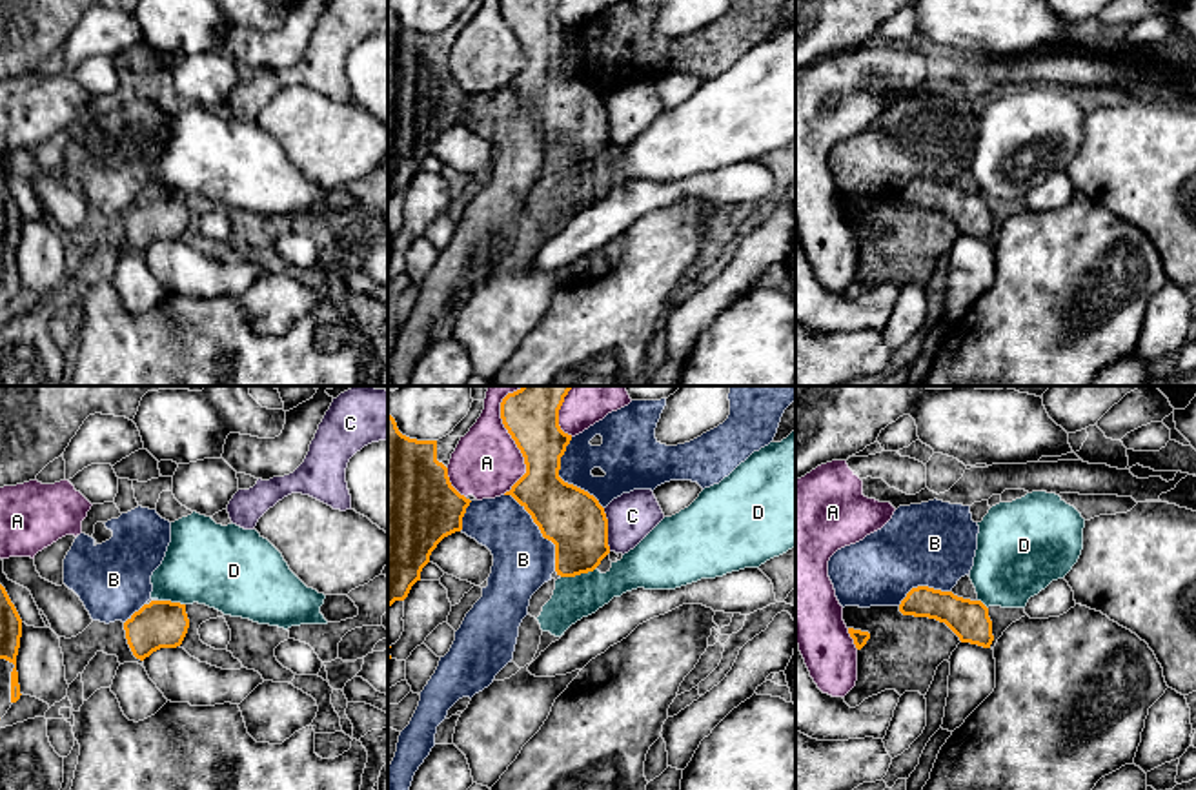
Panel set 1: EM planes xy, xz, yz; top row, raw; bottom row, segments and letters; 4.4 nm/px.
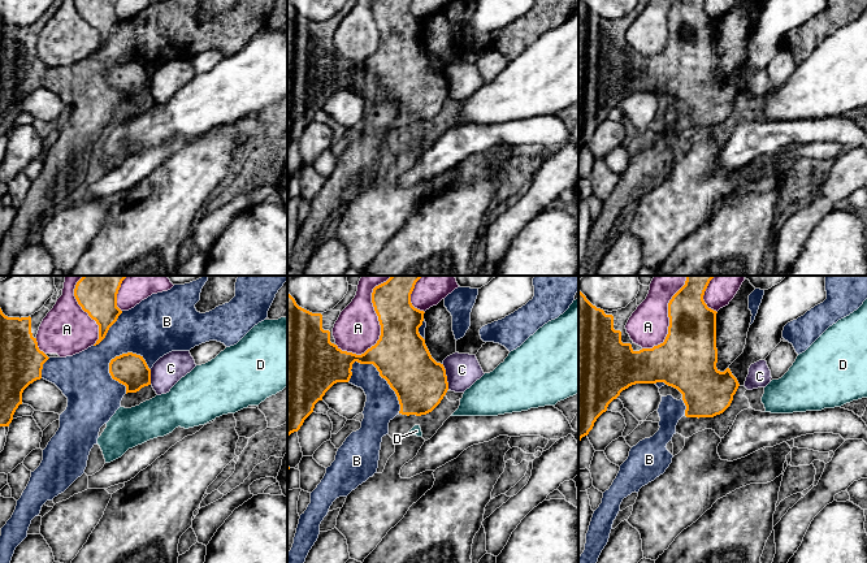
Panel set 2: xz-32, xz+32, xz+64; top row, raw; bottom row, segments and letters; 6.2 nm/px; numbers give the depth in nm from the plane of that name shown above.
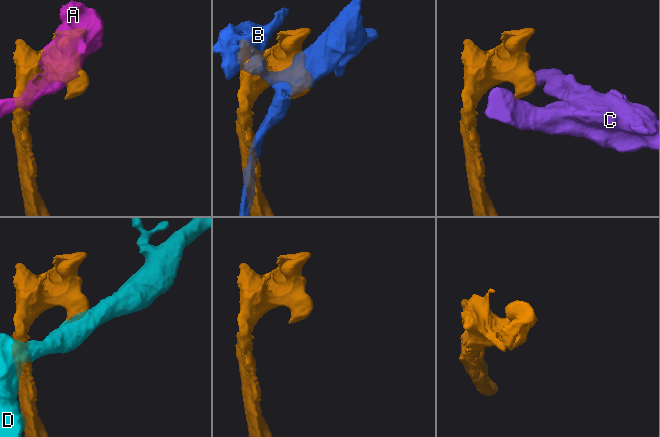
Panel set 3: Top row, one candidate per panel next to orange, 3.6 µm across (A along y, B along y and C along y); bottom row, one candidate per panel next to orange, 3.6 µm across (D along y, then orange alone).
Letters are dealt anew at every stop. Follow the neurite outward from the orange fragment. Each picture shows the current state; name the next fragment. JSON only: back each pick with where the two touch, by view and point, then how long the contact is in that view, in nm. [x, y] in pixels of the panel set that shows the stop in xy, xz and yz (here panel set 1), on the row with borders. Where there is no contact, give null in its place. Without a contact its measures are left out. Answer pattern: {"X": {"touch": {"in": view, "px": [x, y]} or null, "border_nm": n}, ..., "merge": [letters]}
{"merge": []}

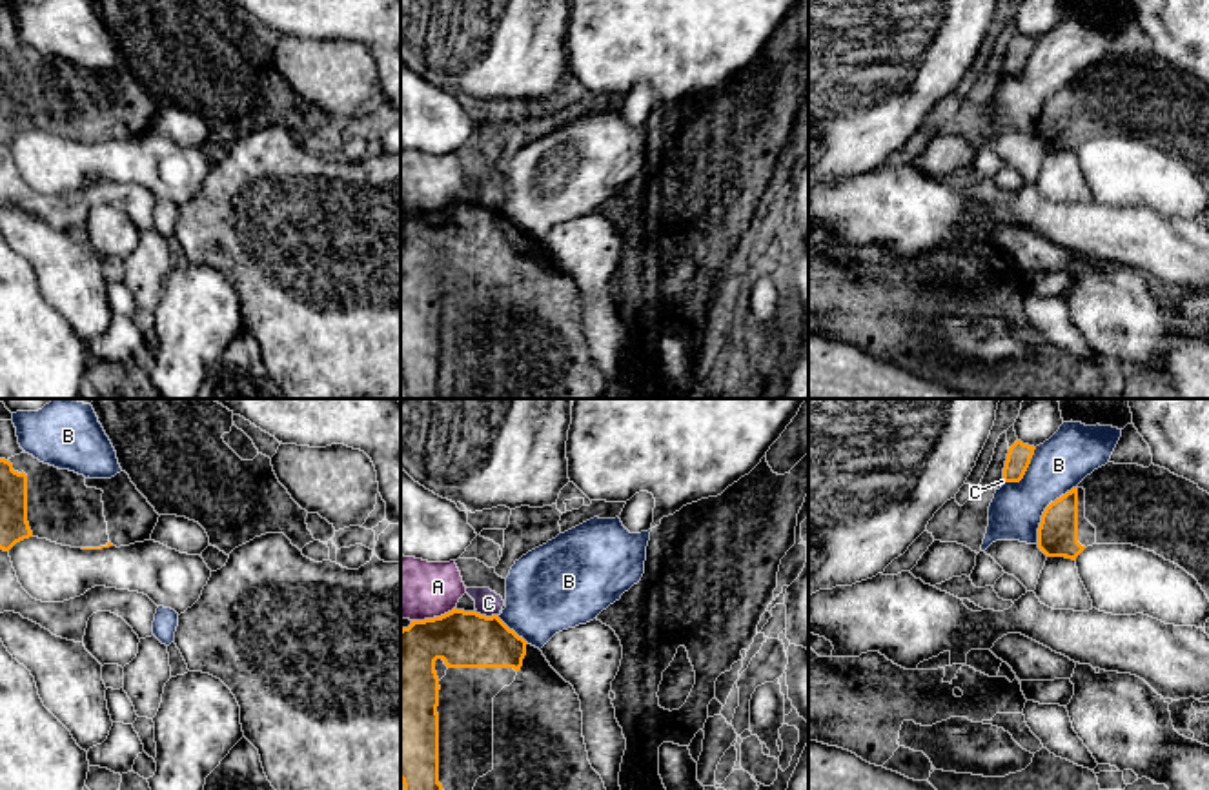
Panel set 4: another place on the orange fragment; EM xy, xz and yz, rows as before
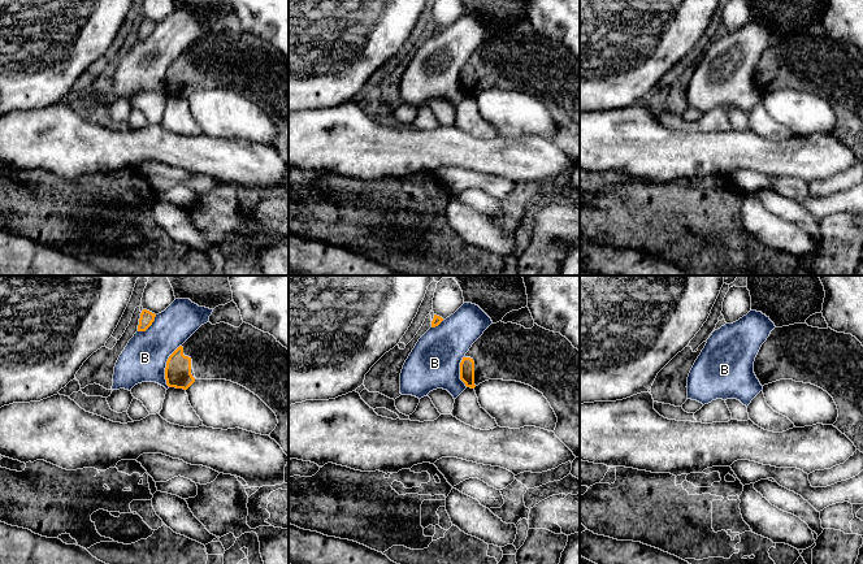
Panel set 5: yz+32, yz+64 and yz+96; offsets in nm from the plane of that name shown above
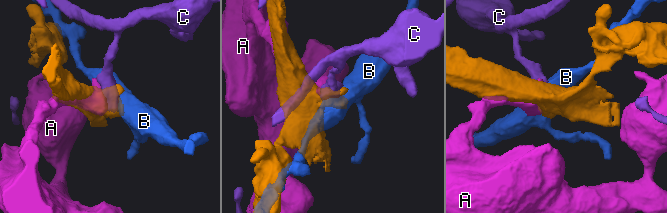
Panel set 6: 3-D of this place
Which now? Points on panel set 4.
{"merge": []}

